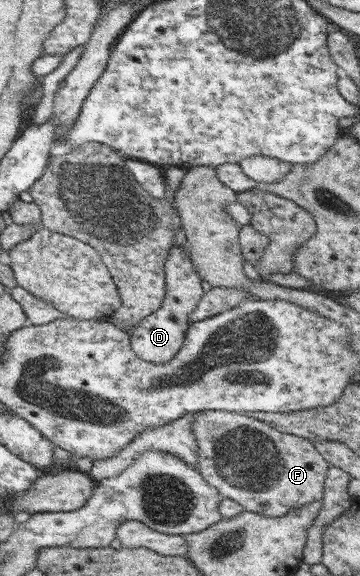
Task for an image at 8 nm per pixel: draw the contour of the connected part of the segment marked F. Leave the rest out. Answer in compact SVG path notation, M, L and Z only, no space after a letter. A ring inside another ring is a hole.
M204 410L194 412L192 417L193 435L199 447L196 471L208 481L208 485L219 490L224 498L235 501L246 511L268 517L283 516L291 509L323 499L326 470L330 465L312 440L284 433L284 430L276 429L256 418L236 412Z

